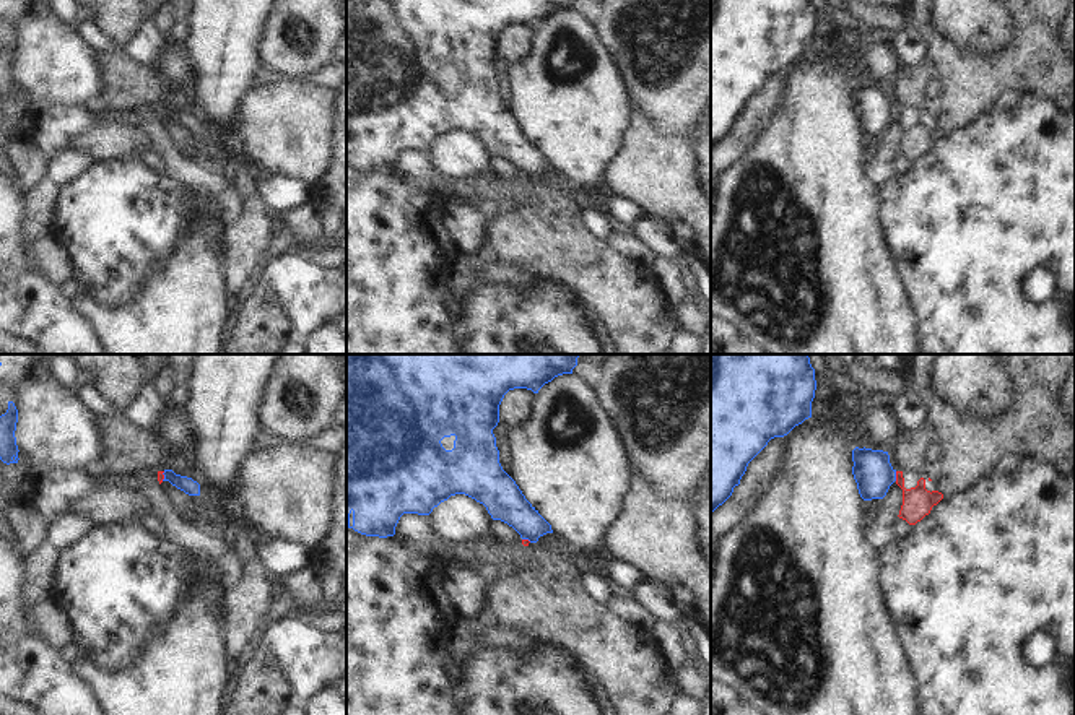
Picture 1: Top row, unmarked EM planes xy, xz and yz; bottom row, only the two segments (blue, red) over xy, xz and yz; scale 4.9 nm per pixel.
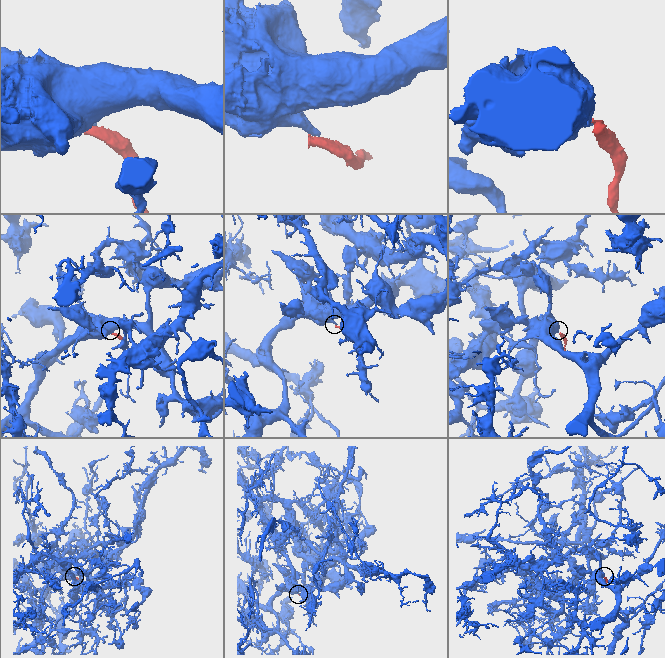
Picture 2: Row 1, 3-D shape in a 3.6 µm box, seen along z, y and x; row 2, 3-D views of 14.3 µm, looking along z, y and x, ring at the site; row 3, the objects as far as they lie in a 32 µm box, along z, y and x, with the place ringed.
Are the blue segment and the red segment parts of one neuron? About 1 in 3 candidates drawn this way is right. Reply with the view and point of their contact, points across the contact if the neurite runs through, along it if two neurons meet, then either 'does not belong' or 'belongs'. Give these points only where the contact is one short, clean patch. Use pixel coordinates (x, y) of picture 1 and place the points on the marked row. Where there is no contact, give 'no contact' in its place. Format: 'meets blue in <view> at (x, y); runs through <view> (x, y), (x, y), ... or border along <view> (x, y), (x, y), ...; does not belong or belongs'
meets blue in yz at (895, 476); border along yz (895, 472), (896, 480); does not belong

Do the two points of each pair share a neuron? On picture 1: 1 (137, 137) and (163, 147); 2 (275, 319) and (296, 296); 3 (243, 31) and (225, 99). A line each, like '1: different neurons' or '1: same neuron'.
1: different neurons
2: different neurons
3: same neuron

